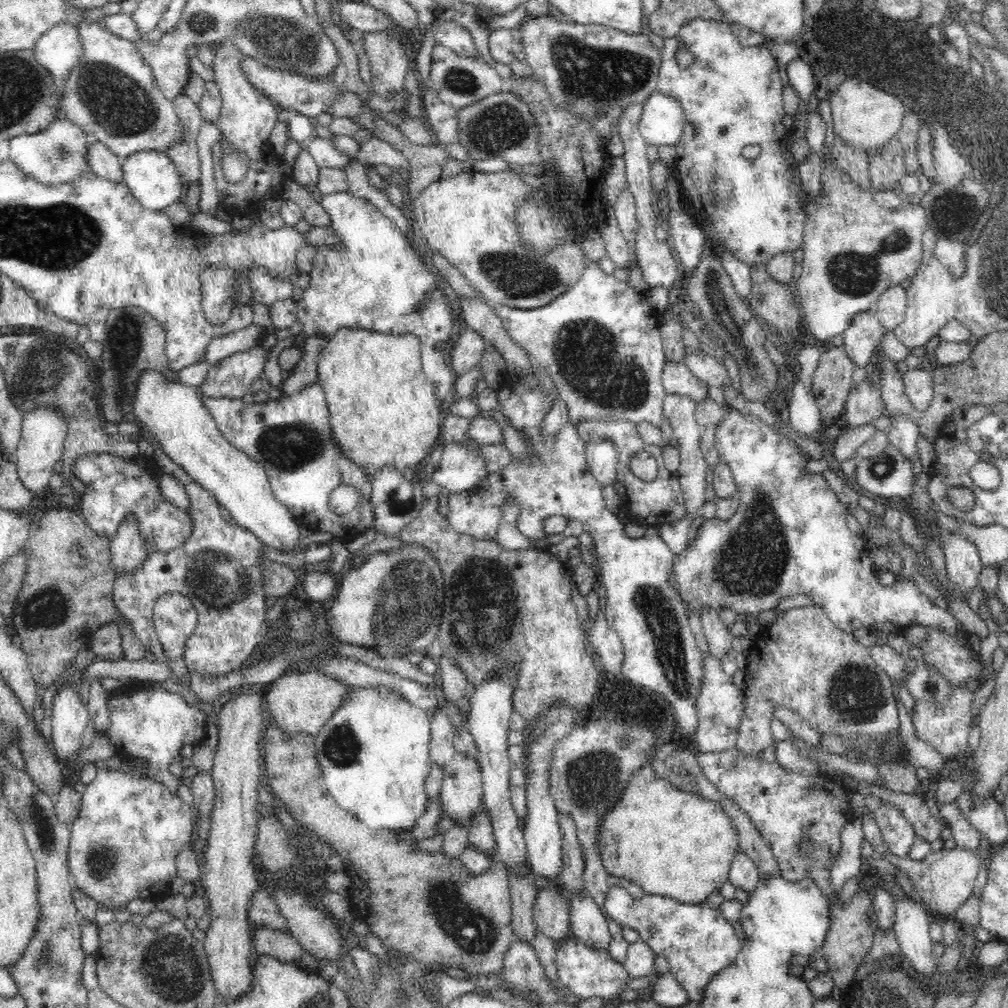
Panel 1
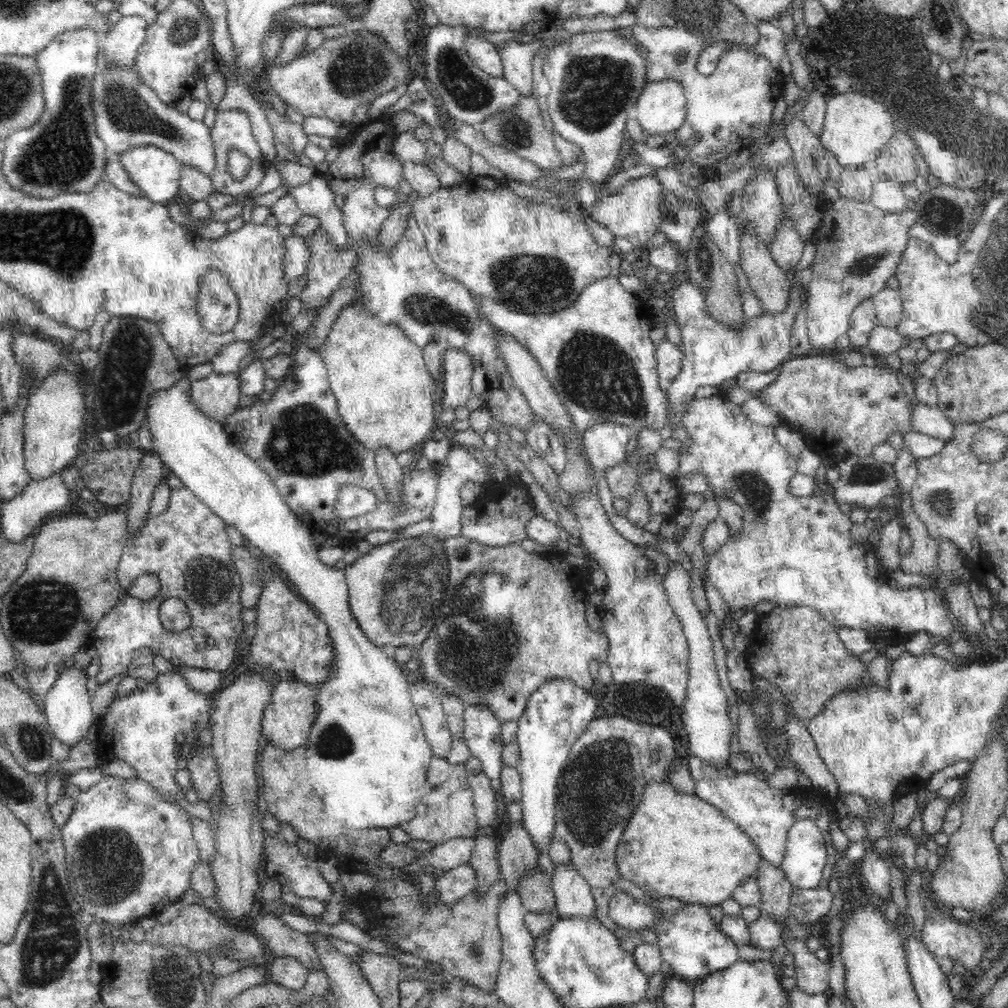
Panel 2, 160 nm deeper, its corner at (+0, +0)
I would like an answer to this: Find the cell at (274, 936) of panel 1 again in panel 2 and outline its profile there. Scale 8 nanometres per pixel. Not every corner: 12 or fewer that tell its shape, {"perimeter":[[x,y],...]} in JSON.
{"perimeter":[[272,956],[269,980],[300,990],[309,970],[295,958]]}

